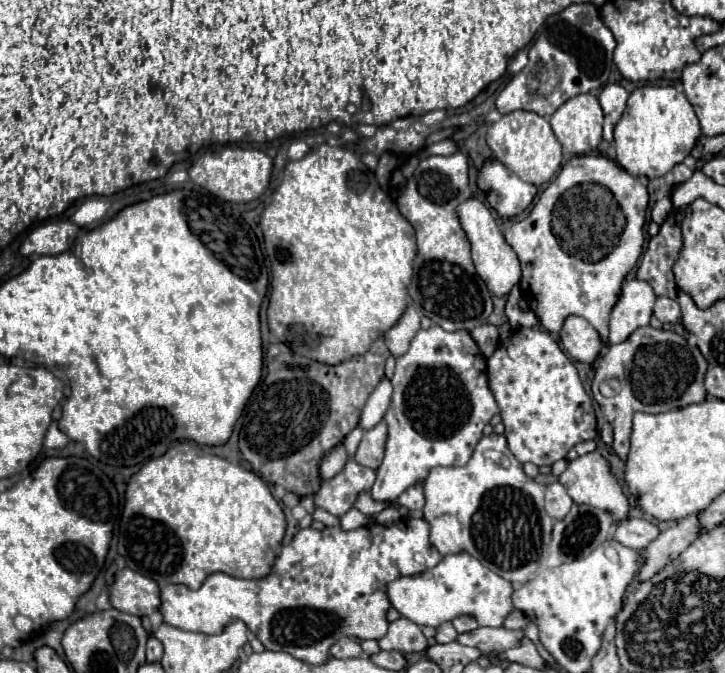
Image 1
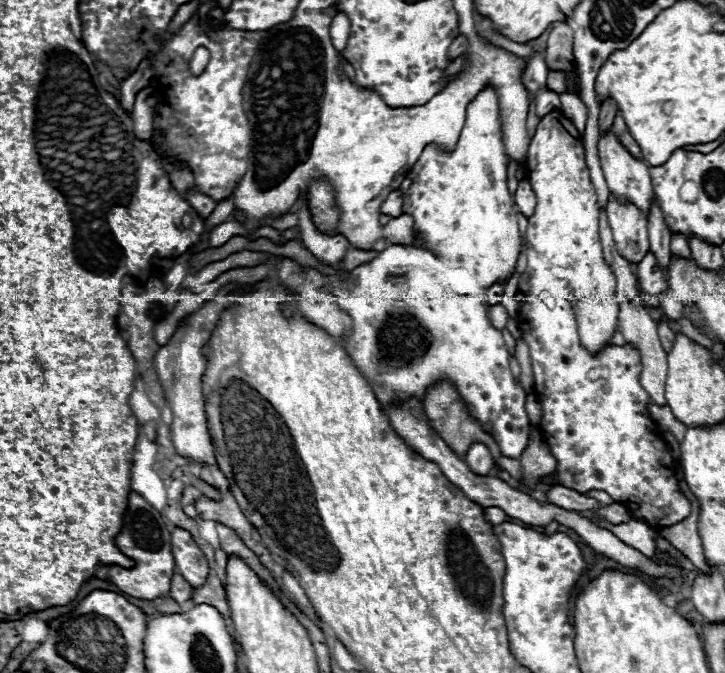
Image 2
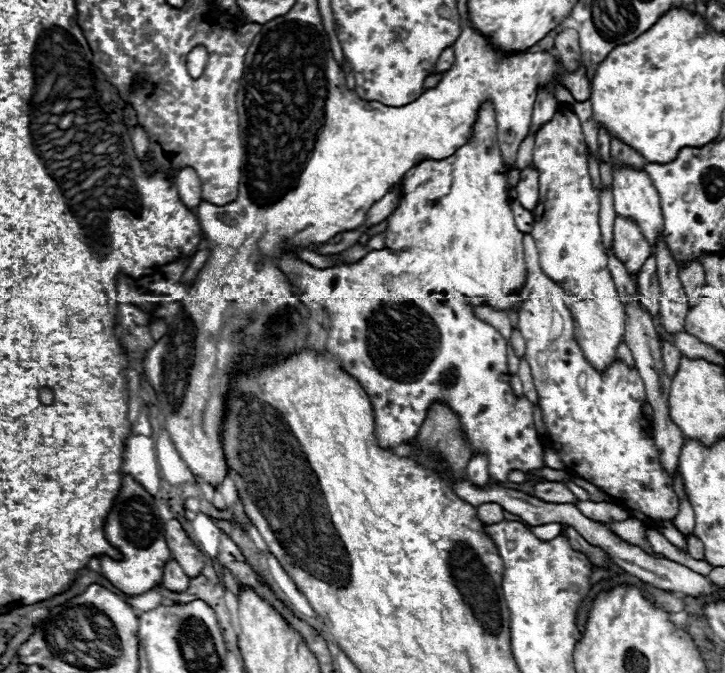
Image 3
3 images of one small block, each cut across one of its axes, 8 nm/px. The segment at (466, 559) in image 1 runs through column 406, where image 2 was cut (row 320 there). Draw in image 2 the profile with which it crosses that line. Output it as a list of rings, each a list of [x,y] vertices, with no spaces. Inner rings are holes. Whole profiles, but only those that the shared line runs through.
[[[560,110],[540,120],[528,148],[526,172],[538,200],[528,220],[526,240],[548,260],[552,274],[570,284],[580,344],[588,352],[598,354],[610,344],[612,334],[618,330],[620,306],[616,302],[616,280],[602,256],[596,190],[584,160],[582,136]]]

